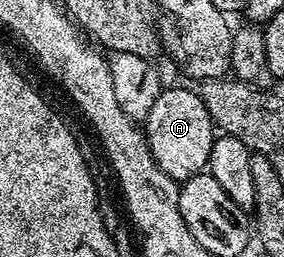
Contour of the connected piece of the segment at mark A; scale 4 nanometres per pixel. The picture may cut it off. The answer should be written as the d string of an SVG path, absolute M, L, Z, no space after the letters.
M163 88L162 93L152 103L144 122L146 142L152 151L152 159L176 182L184 182L197 173L203 172L210 164L210 152L216 136L216 126L202 102L201 96L190 89Z

